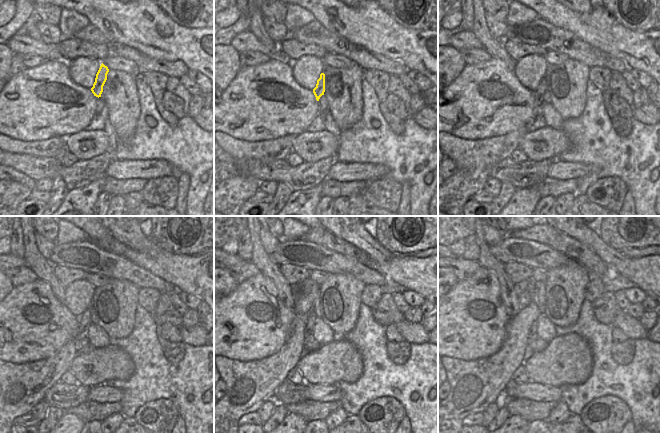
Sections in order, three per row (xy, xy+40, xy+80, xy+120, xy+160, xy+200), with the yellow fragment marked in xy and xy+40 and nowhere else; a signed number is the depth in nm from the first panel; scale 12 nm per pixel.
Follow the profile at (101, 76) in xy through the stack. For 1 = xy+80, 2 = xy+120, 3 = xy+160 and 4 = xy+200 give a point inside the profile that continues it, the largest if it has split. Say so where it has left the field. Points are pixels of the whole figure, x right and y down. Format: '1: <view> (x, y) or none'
1: xy+80 (538, 94)
2: xy+120 (84, 320)
3: xy+160 (310, 317)
4: xy+200 (533, 328)

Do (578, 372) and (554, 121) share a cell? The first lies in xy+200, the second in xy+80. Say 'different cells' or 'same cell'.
different cells

